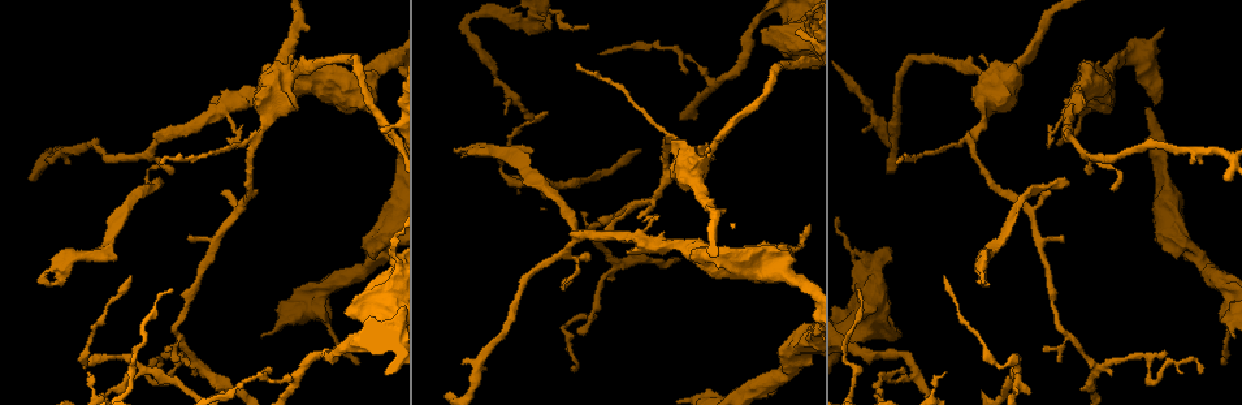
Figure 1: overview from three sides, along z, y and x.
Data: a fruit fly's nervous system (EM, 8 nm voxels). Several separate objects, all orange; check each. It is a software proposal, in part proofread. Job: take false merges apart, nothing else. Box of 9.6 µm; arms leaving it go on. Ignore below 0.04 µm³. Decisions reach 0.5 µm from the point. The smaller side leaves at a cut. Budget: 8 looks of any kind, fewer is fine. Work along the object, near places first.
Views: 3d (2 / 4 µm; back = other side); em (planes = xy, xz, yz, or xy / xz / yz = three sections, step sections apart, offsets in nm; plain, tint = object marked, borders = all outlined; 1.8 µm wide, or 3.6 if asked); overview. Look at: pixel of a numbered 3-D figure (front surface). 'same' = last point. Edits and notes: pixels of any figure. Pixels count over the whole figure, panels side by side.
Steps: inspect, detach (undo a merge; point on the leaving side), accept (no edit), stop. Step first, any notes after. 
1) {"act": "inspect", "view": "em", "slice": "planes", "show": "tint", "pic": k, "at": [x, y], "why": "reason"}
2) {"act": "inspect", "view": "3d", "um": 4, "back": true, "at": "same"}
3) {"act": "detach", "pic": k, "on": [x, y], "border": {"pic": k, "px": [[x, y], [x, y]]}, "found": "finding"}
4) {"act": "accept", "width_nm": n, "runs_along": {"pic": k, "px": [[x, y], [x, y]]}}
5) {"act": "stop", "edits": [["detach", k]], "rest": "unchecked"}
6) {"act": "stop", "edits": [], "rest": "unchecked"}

{"act": "inspect", "view": "3d", "um": 4, "pic": 1, "at": [104, 251], "why": "sudden change in width"}

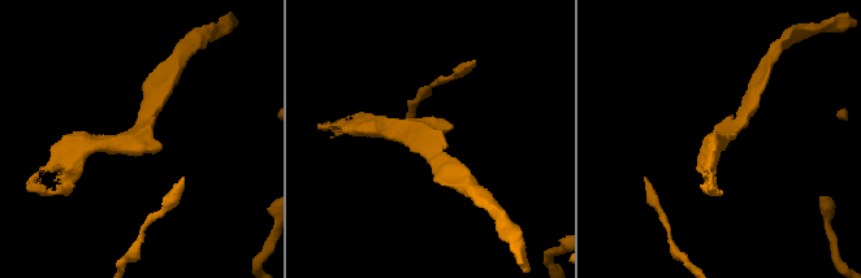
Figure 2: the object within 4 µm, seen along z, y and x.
{"act": "inspect", "view": "em", "slice": "yz", "step": 4, "show": "tint", "pic": 2, "at": [136, 132]}

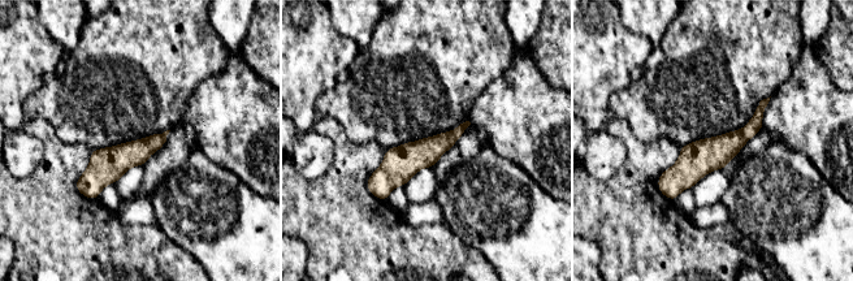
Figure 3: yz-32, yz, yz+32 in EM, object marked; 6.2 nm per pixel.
{"act": "inspect", "view": "em", "slice": "planes", "show": "borders", "at": "same"}

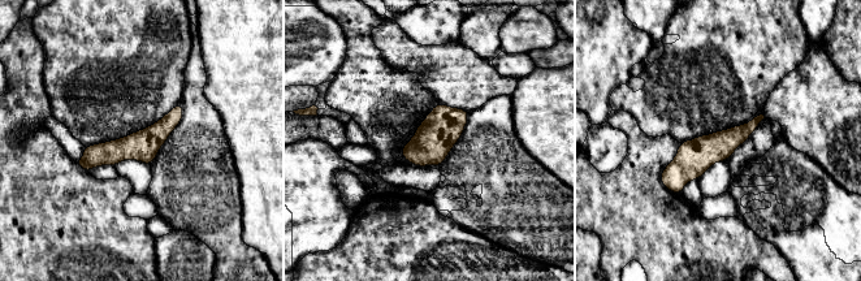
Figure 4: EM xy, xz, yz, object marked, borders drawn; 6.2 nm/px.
{"act": "accept", "runs_along": {"pic": 4, "px": [[180, 109], [143, 146], [82, 163]]}, "found": "all the same neuron"}

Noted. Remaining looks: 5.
{"act": "inspect", "view": "em", "um": 3.6, "slice": "yz", "step": 16, "show": "tint", "pic": 1, "at": [997, 82], "why": "calibre changes"}

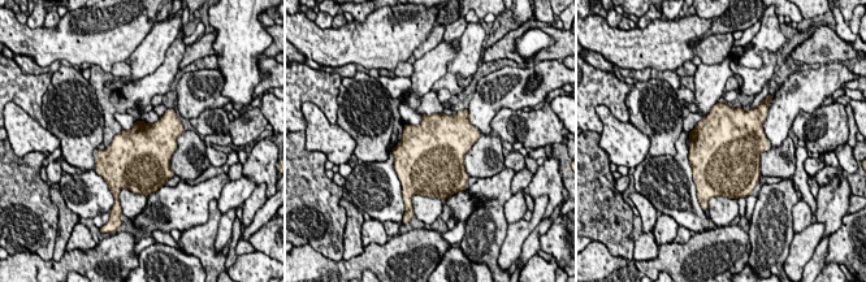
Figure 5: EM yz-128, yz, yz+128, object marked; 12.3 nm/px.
{"act": "inspect", "view": "em", "um": 3.6, "slice": "planes", "show": "borders", "at": "same", "why": "cut it another way"}

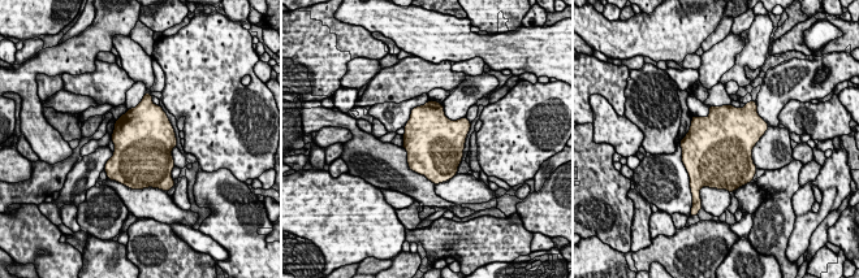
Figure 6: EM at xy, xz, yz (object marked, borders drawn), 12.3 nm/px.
{"act": "accept", "found": "continuous, no second neuron"}

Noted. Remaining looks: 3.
{"act": "inspect", "view": "3d", "um": 4, "pic": 1, "at": [1181, 242], "why": "sudden change in width"}

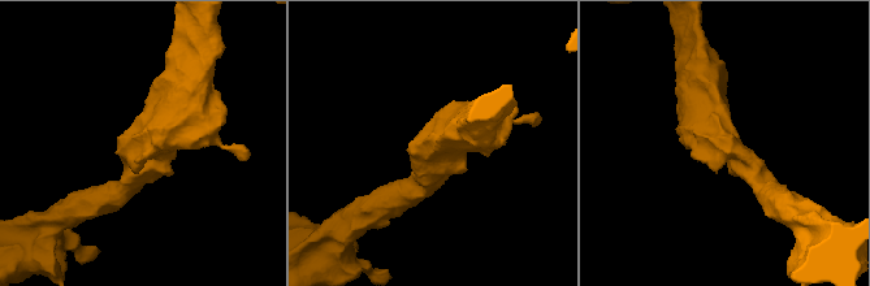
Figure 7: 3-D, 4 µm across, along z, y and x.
{"act": "inspect", "view": "em", "um": 3.6, "slice": "xz", "step": 4, "show": "plain", "pic": 7, "at": [723, 148], "arm_widths_nm": [300, 650], "why": "shape alone is not enough"}

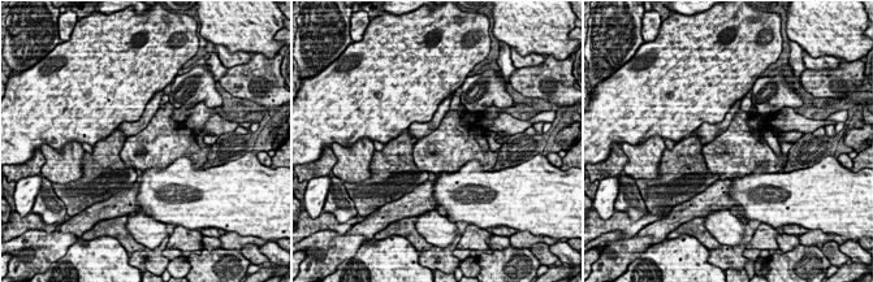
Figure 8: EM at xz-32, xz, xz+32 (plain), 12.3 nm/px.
{"act": "inspect", "view": "em", "um": 3.6, "slice": "xz", "step": 4, "show": "tint", "at": "same"}

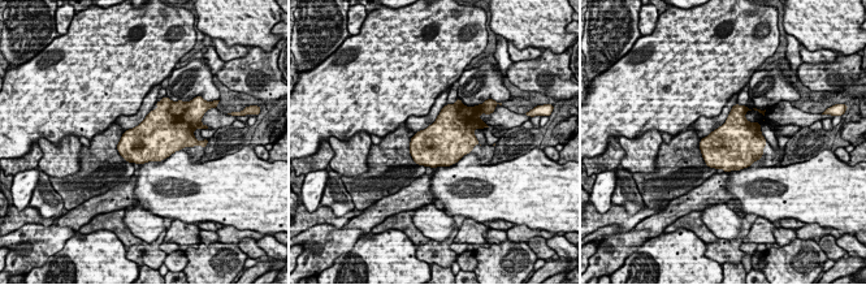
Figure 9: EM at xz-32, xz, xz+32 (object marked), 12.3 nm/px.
{"act": "accept", "found": "all the same neuron"}

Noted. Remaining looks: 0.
{"act": "stop", "edits": [], "rest": "unchecked"}

